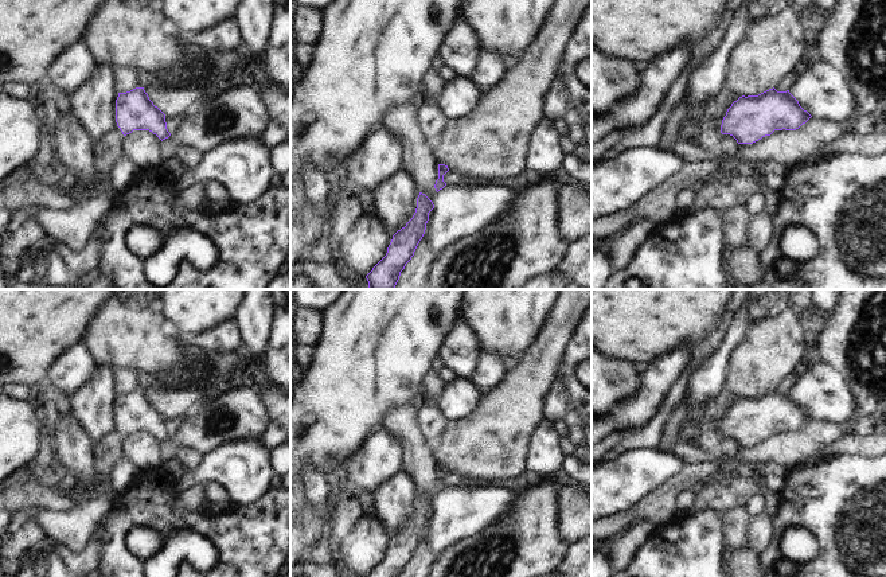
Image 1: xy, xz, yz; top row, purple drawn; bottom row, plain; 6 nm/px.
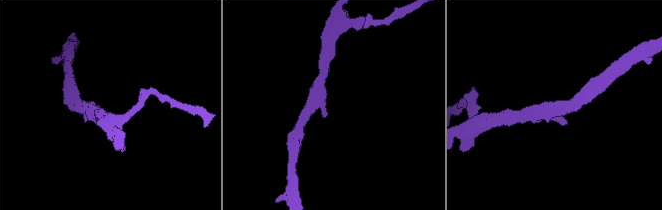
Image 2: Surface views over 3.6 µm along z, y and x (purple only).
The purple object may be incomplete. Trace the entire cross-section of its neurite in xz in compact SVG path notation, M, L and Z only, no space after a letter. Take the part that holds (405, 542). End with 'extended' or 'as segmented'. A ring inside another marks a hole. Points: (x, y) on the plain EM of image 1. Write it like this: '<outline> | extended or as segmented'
M419 494L413 519L393 537L386 557L367 577L401 577L425 535L429 514L433 510L433 503Z | as segmented

